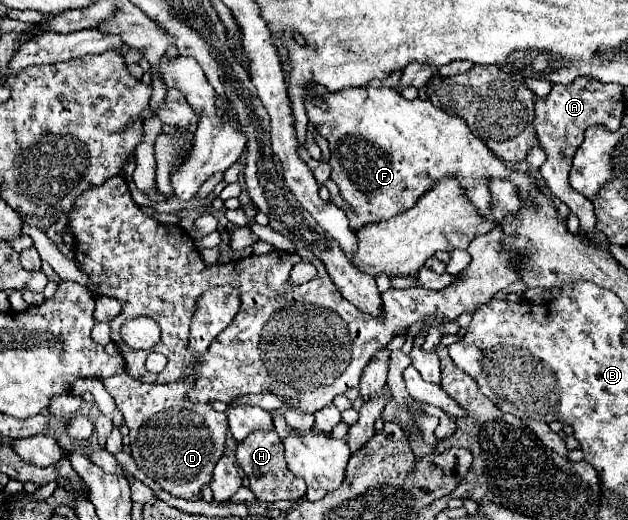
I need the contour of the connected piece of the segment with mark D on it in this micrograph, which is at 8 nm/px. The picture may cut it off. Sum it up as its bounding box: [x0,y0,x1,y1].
[102,367,228,499]

